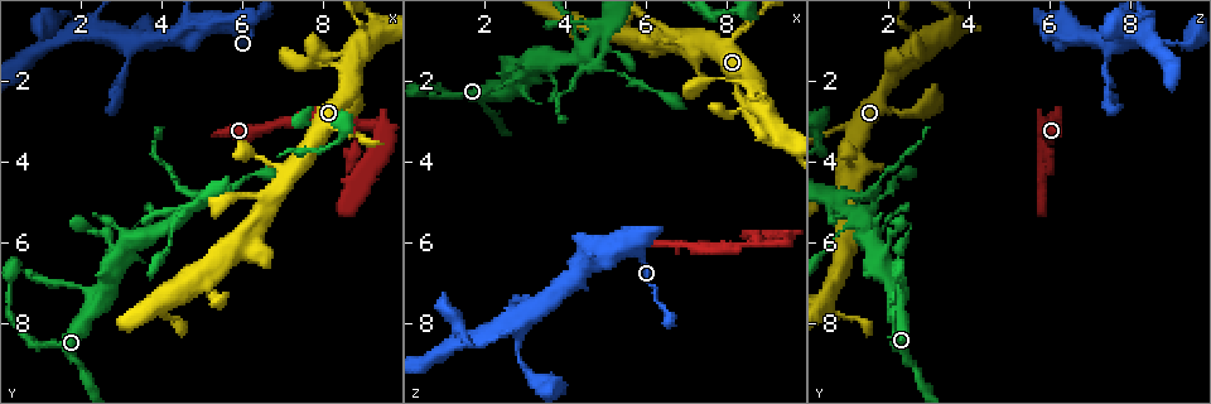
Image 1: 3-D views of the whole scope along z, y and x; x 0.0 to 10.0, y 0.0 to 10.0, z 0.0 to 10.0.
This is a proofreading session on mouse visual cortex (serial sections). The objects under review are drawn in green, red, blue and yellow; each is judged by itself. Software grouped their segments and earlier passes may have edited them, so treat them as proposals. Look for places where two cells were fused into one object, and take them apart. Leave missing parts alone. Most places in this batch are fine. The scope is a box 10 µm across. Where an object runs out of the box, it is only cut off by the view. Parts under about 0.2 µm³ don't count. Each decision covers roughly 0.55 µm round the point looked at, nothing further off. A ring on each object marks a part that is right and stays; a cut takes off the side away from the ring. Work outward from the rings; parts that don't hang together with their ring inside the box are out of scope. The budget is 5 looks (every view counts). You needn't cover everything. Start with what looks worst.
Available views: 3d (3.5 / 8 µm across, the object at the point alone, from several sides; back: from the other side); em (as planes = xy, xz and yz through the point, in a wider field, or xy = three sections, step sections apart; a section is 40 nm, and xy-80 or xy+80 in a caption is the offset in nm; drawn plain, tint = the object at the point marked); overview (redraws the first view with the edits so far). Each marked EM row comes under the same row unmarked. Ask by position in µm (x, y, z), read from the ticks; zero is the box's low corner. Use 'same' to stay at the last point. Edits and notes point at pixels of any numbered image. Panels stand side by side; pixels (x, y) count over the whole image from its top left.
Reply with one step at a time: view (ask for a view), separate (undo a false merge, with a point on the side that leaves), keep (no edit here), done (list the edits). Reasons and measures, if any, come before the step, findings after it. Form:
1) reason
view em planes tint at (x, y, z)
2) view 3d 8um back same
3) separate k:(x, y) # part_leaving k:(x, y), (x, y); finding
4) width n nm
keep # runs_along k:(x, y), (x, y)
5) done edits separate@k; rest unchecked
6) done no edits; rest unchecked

abrupt turn
view 3d 3.5um back at (9.40, 3.35, 5.75)

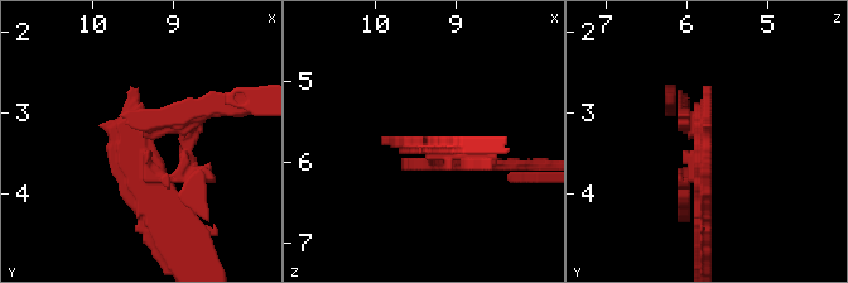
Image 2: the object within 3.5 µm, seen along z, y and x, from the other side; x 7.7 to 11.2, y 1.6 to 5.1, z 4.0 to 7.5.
now the EM
view em xy step 5 tint at (9.30, 3.30, 5.80)

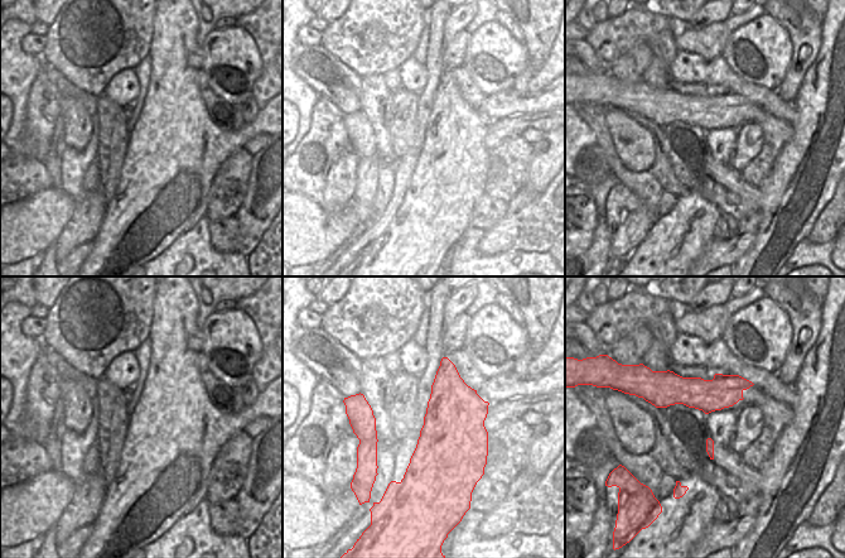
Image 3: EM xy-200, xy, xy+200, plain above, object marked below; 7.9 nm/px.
separate 2:(682, 176) # part_leaving 2:(694, 128), (700, 137), (700, 249); a second cell is stuck on

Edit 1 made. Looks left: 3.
sharp bend
view 3d 3.5um at (4.00, 5.60, 1.50)

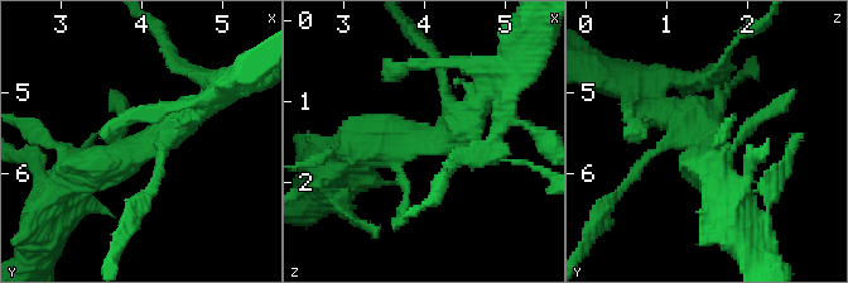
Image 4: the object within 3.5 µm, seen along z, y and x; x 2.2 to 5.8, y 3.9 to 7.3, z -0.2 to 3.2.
view em xy step 1 tint at (4.05, 5.60, 1.55)

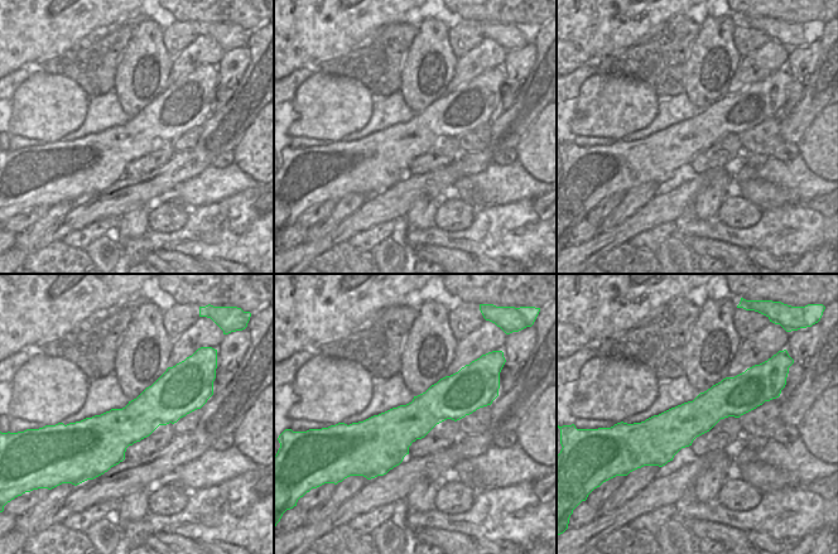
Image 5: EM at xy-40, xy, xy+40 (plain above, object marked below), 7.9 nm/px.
keep # runs_along 5:(761, 396), (634, 430); one cell here

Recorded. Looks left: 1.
done edits separate@2; rest unchecked

